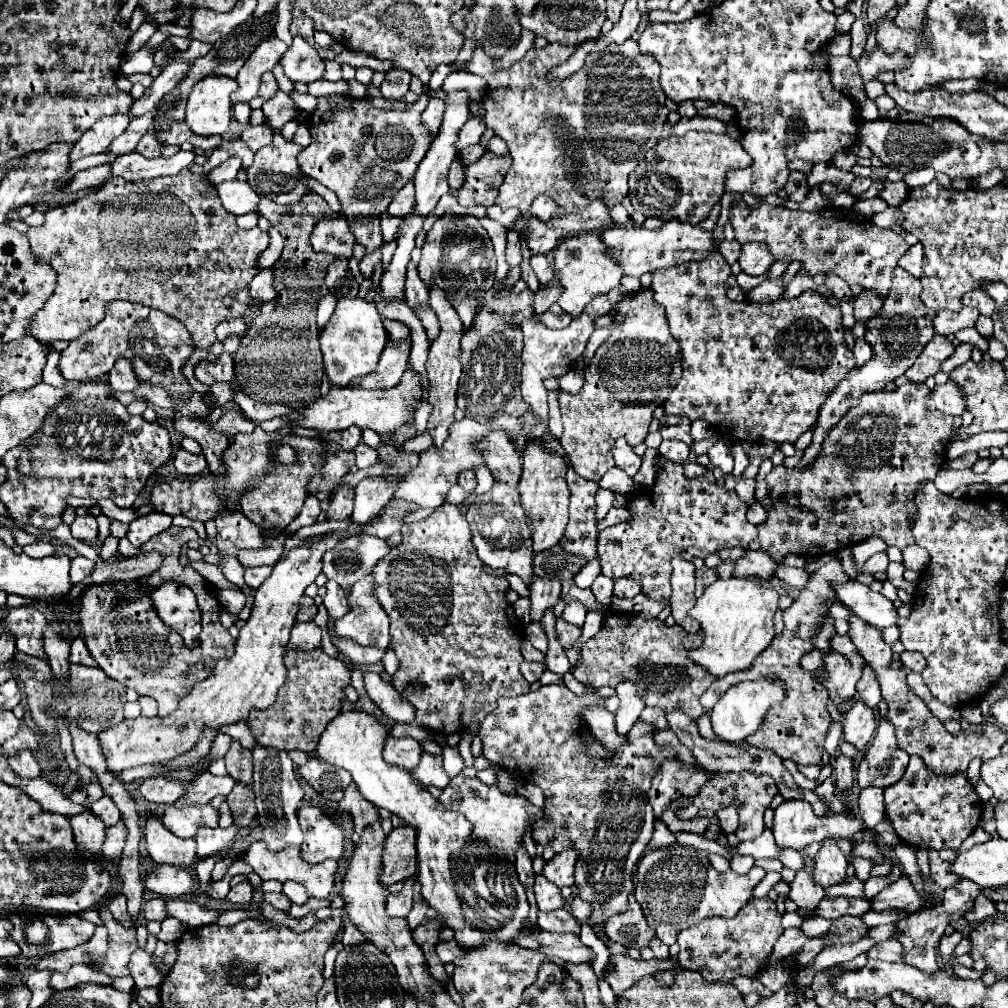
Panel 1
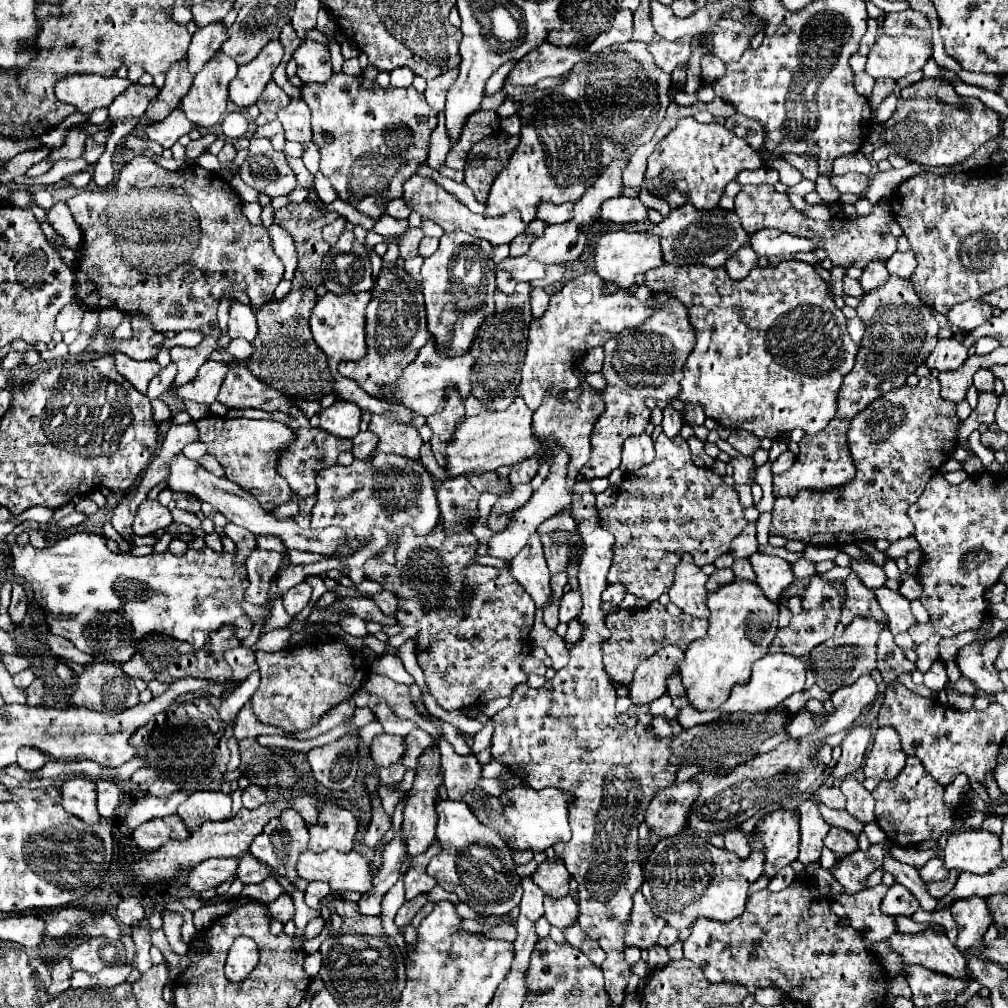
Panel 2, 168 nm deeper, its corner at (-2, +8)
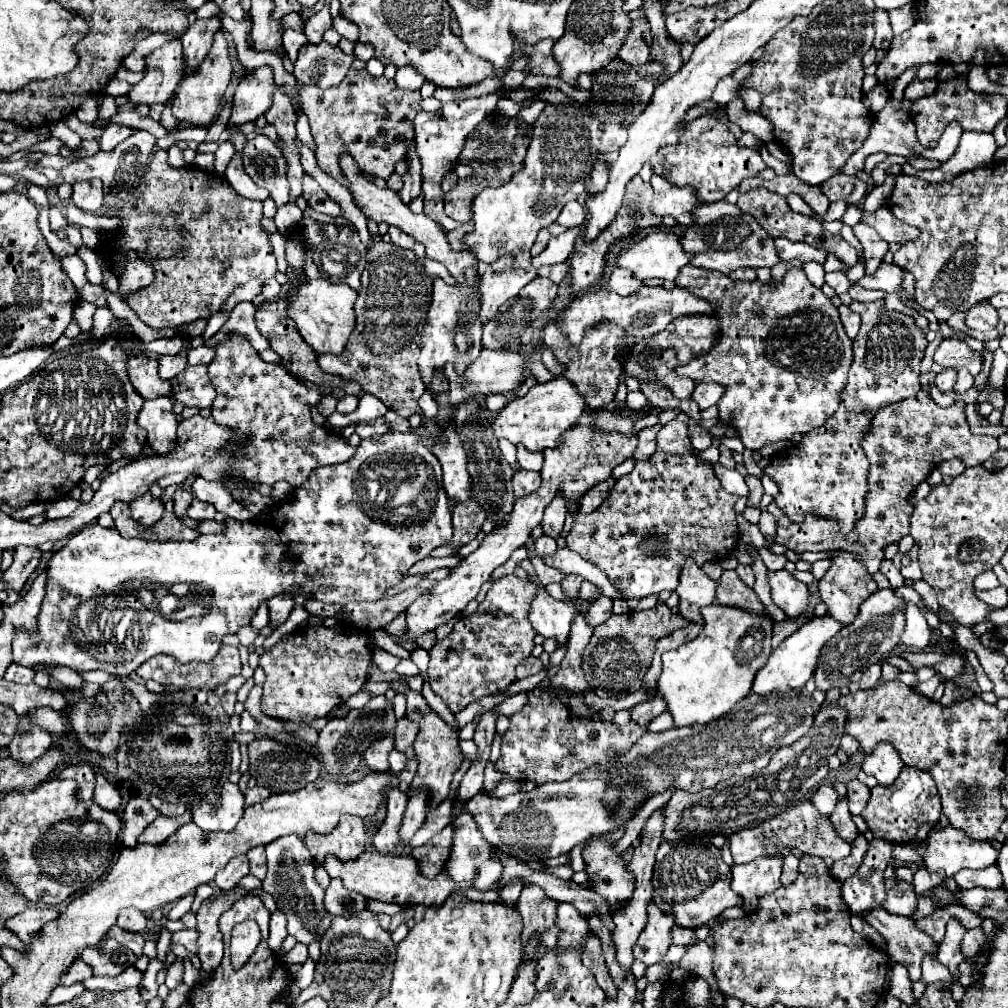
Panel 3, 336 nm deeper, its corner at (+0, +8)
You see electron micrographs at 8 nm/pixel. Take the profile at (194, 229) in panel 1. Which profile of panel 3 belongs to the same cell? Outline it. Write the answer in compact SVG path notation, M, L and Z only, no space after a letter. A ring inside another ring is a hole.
M166 150L154 152L150 170L140 178L140 184L130 200L126 200L122 208L116 208L116 218L122 220L120 226L116 230L102 232L106 238L100 244L100 250L110 264L114 258L112 246L120 242L120 246L132 246L132 250L140 250L140 254L144 254L144 258L156 266L156 278L152 286L136 290L136 294L128 298L128 304L138 312L142 322L152 328L178 328L202 318L206 320L220 310L222 302L236 284L252 278L266 282L278 272L268 234L260 228L262 202L242 198L234 190L232 194L218 194L218 182L212 178L212 174L196 166L170 168L166 158Z

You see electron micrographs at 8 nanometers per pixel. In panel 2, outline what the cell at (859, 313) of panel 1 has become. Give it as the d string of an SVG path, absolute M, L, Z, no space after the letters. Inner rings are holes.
M874 260L864 268L864 274L860 276L860 284L866 292L882 286L882 282L888 280L888 270L886 270L886 262L882 260Z

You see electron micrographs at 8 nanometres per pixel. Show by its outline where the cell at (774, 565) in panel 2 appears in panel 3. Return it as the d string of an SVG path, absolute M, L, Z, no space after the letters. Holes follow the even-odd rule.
M788 570L768 572L768 584L772 588L772 600L782 608L788 620L798 618L808 608L808 586L796 580Z

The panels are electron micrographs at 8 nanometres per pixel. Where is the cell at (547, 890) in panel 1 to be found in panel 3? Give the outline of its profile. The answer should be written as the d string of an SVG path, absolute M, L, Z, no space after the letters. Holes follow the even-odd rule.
M558 904L556 926L560 928L560 938L558 938L560 950L566 946L574 946L576 950L582 948L584 938L588 934L588 924L572 904Z

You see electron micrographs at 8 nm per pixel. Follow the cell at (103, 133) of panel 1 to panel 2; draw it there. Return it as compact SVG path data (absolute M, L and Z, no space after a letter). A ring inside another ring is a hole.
M132 84L128 86L116 100L110 104L110 118L126 118L126 116L142 116L148 108L148 104L158 96L156 86L140 86Z

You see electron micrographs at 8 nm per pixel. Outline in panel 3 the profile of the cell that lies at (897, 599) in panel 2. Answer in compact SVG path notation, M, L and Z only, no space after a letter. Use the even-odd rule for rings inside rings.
M906 602L904 614L906 614L906 626L904 626L904 634L900 636L900 644L928 648L930 646L930 626L926 624L926 618L922 616L920 608L912 602Z

